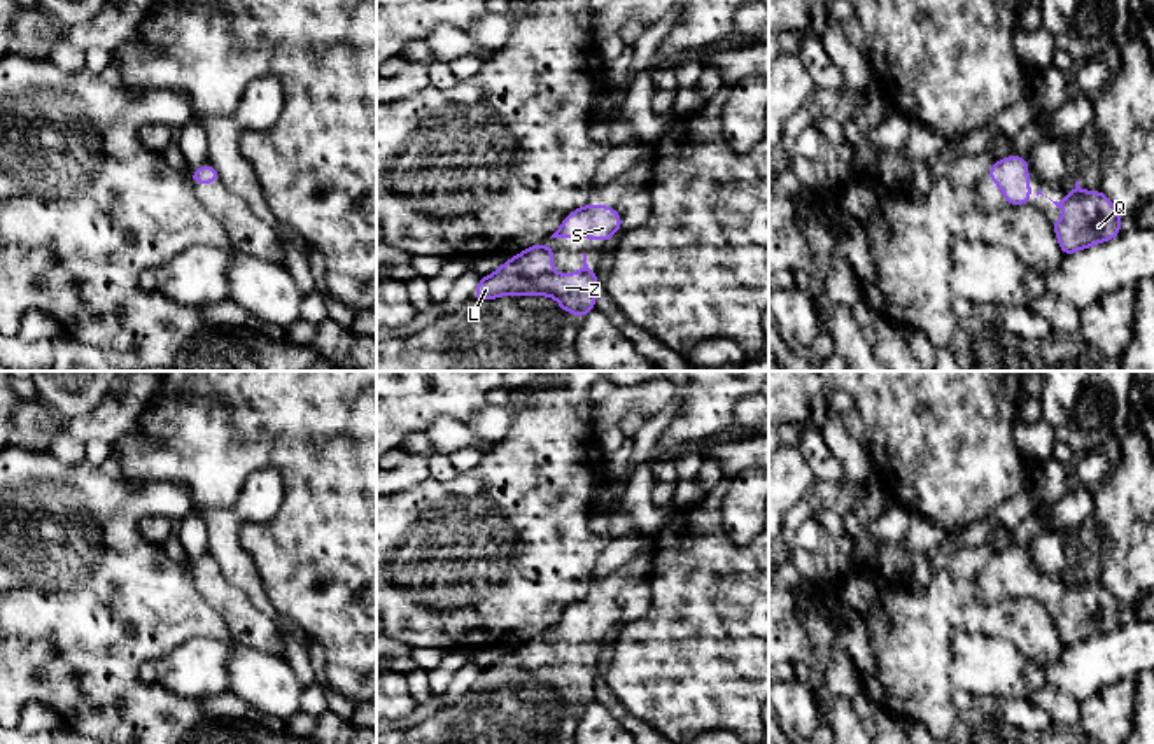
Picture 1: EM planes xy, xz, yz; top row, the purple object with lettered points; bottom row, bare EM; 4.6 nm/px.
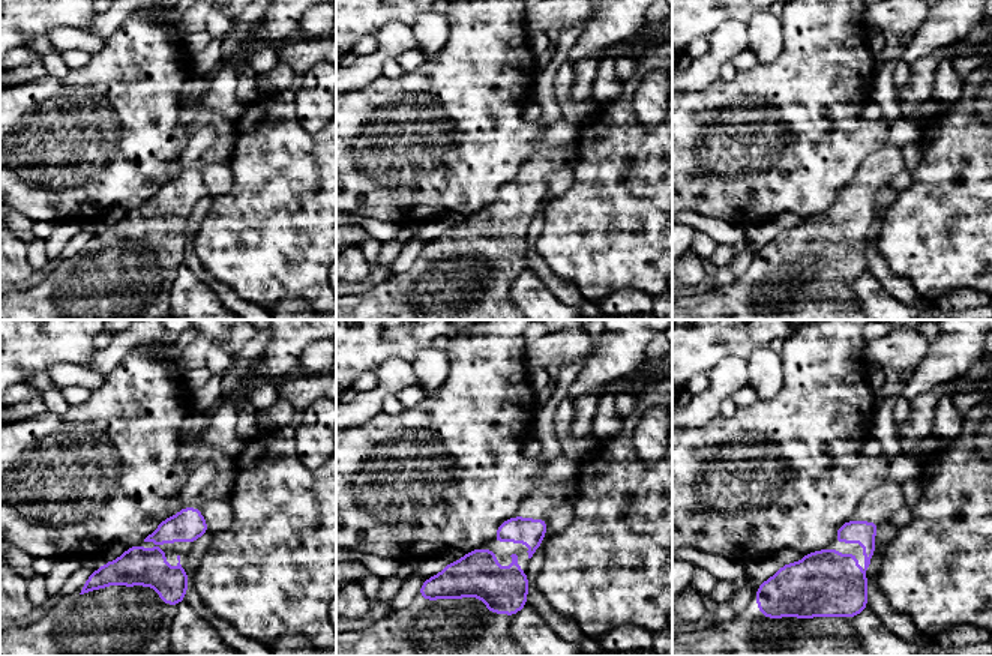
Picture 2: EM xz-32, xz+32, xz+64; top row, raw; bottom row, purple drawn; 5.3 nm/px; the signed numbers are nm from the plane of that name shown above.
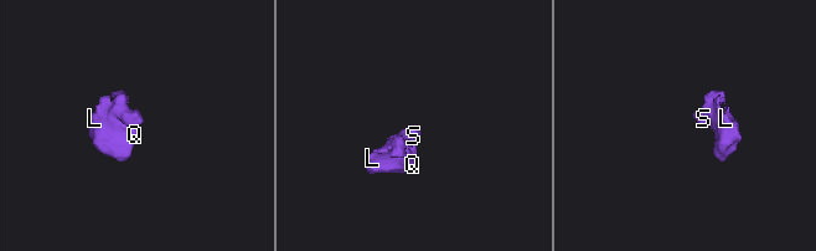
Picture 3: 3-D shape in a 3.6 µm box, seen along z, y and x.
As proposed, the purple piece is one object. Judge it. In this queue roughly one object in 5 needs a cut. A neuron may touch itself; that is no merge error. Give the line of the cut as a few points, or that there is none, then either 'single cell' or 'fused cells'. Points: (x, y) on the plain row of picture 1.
cut none; single cell

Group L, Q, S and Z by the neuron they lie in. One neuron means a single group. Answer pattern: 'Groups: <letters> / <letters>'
Groups: L Q S Z

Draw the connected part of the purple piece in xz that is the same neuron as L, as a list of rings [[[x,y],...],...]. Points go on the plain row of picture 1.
[[[538,635],[522,642],[517,649],[510,649],[496,665],[478,674],[473,691],[496,691],[503,686],[546,686],[555,690],[564,704],[585,711],[594,702],[601,681],[595,663],[587,656],[587,646],[583,646],[580,665],[566,663],[559,669],[552,658],[555,644],[555,641]]]

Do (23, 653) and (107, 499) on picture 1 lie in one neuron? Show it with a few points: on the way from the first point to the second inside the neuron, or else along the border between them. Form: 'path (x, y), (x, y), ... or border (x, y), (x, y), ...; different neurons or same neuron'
path (62, 615), (114, 562), (116, 548), (107, 538); same neuron

